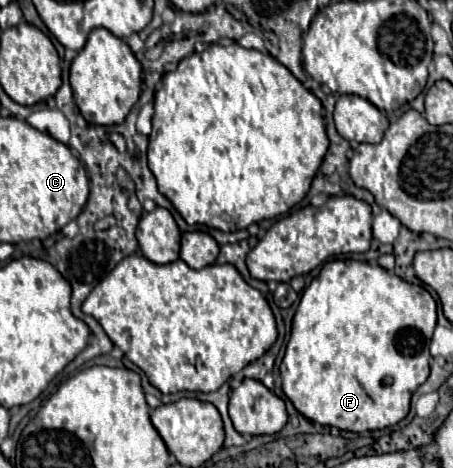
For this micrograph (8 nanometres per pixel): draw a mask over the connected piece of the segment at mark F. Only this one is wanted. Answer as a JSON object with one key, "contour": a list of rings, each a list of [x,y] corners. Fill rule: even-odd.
{"contour":[[[332,259],[304,289],[294,313],[290,341],[280,365],[282,391],[298,413],[320,425],[364,433],[386,429],[410,411],[412,393],[430,375],[428,345],[436,327],[436,301],[422,285],[412,285],[378,265]]]}

